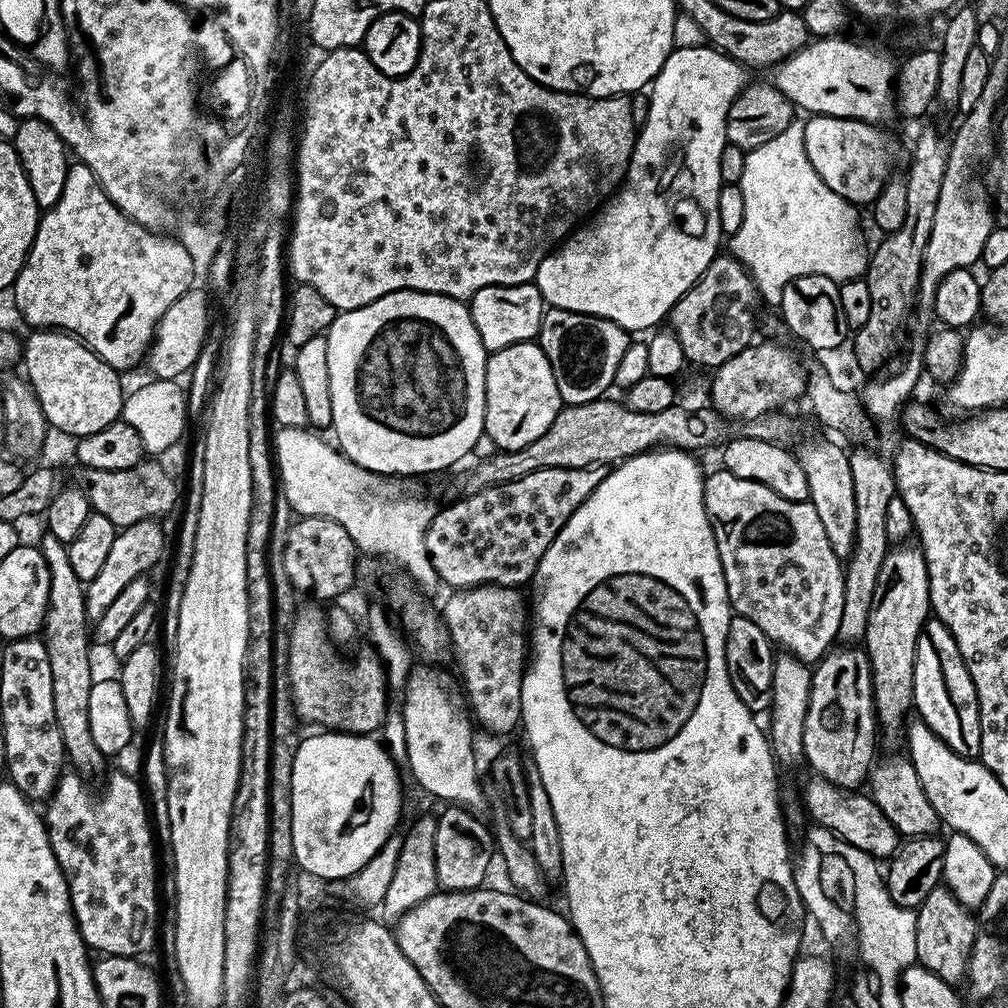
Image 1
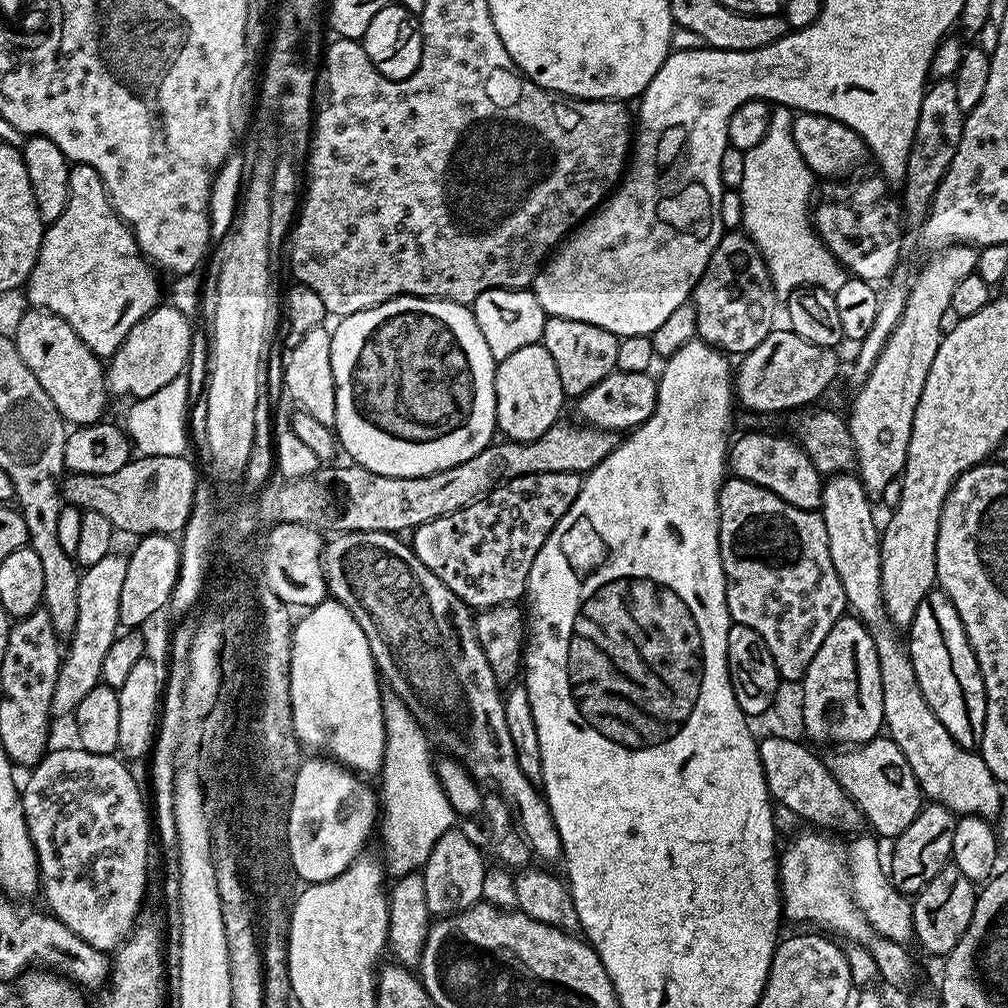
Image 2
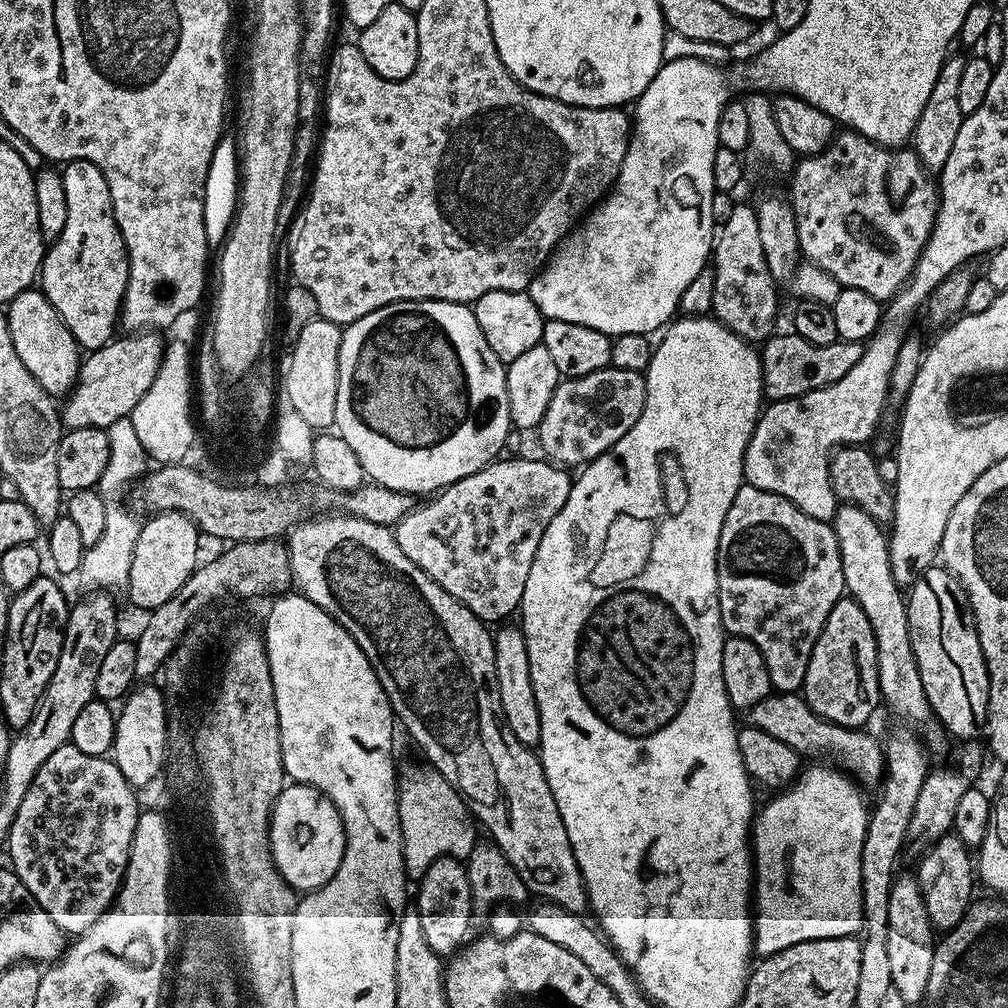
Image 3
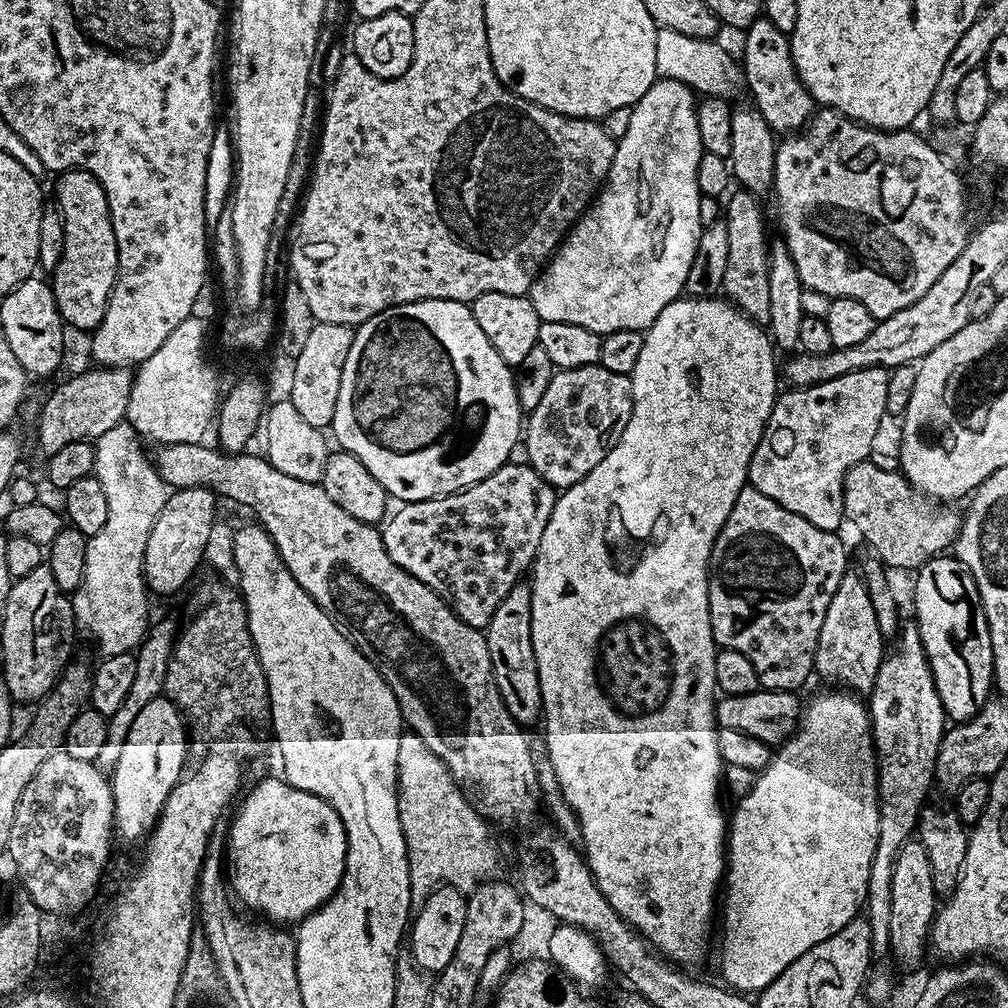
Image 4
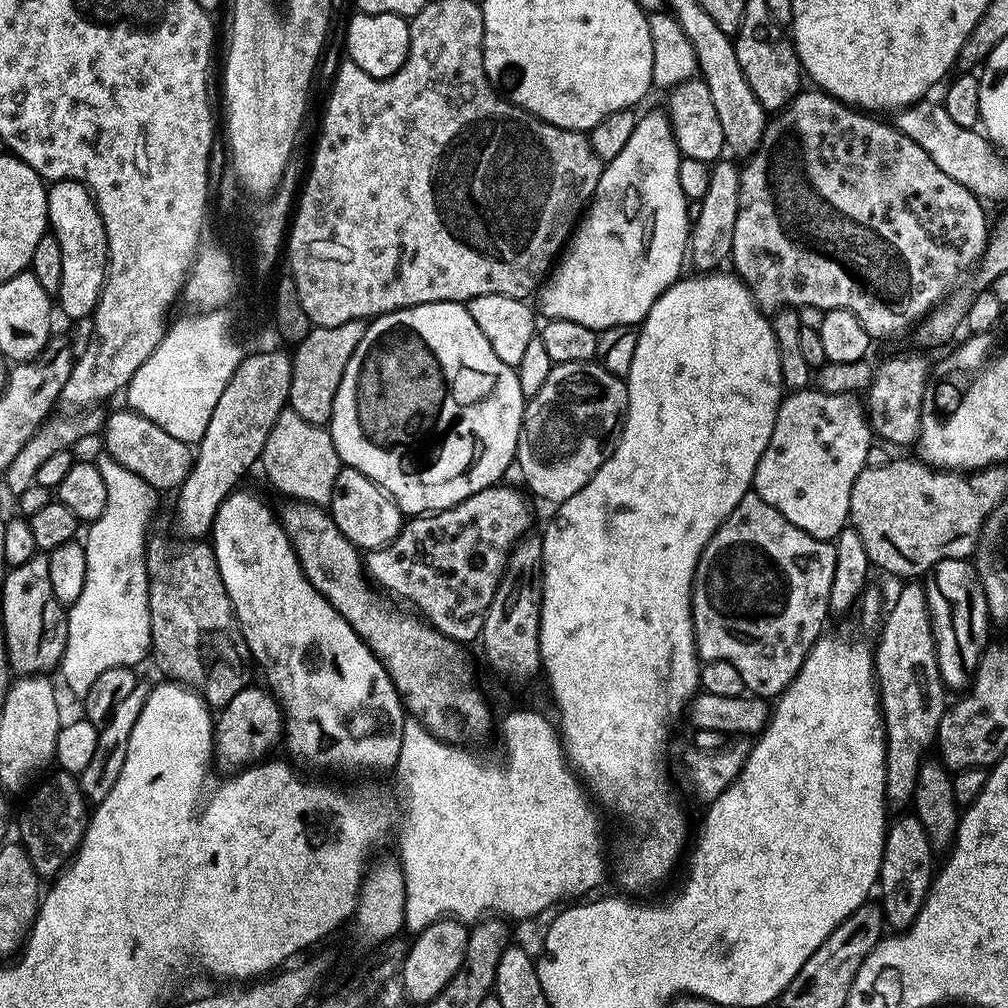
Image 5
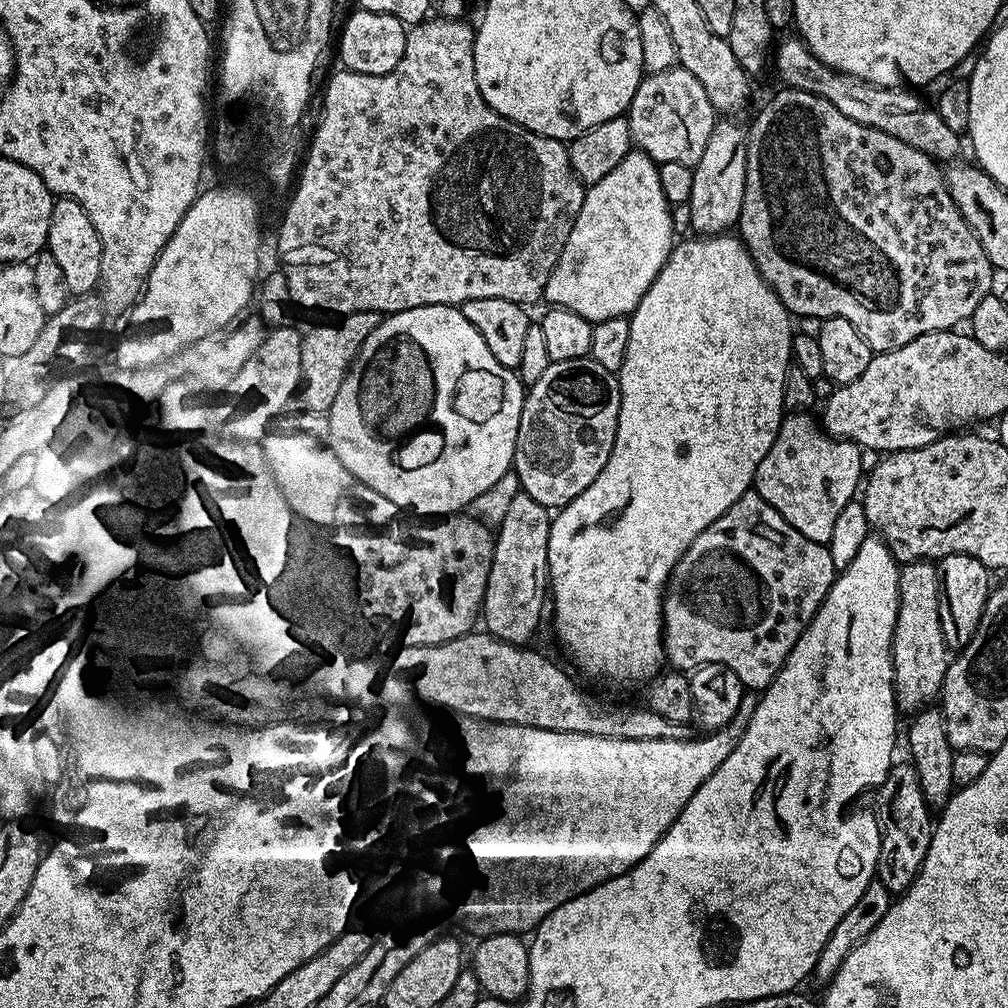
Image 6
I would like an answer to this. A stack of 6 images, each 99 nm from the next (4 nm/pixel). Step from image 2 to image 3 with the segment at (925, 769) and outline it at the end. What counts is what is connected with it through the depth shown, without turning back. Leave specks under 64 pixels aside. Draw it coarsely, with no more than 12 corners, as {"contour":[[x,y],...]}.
{"contour":[[841,503],[830,521],[847,595],[870,618],[883,703],[933,753],[946,733],[922,690],[888,536]]}

